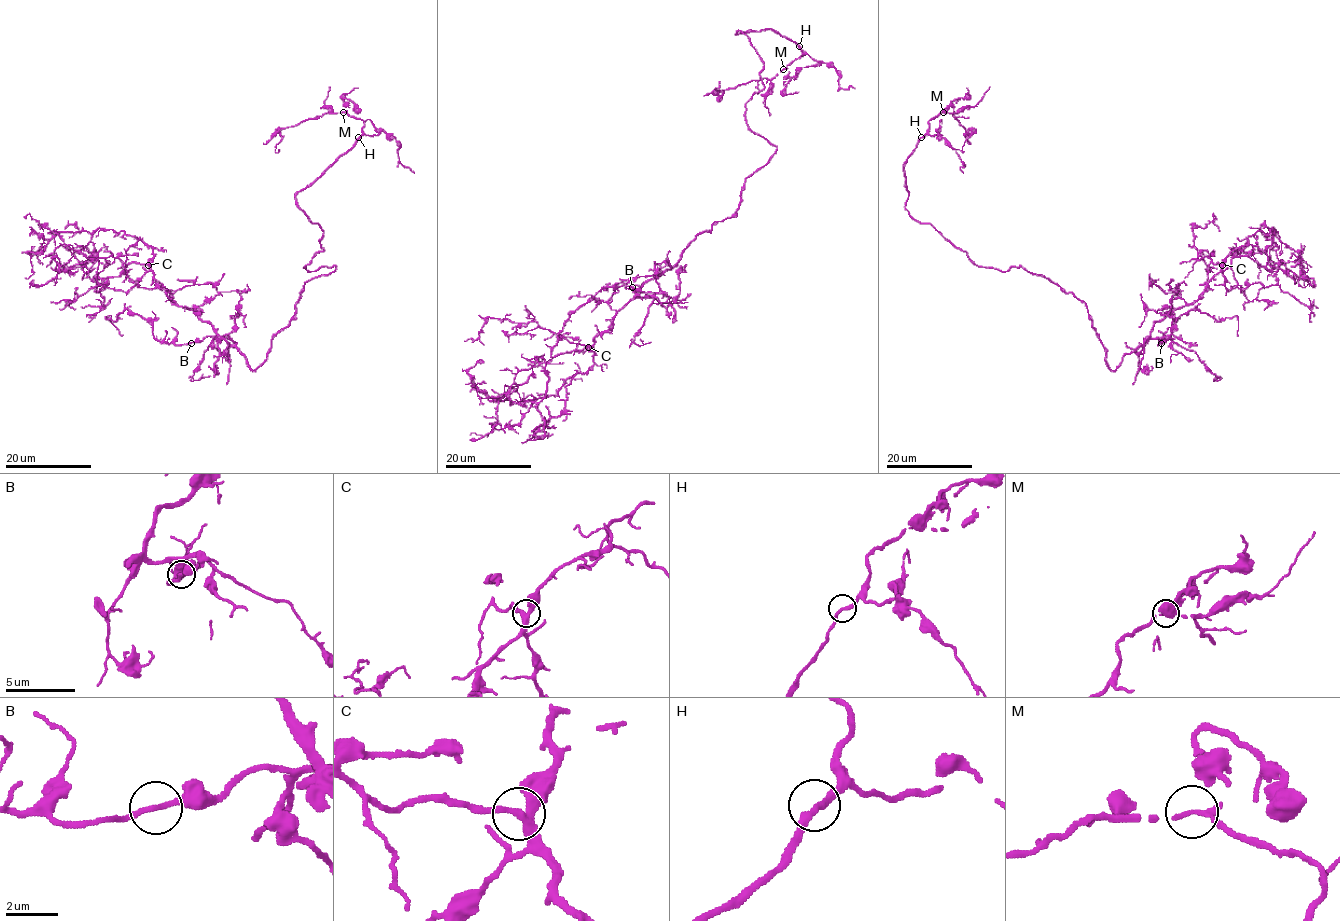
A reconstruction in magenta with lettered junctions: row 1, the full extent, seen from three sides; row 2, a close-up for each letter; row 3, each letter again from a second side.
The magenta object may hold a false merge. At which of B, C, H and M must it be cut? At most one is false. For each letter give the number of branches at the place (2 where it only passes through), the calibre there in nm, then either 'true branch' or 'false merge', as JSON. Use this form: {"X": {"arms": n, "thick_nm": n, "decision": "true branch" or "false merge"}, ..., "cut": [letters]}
{"B": {"arms": 2, "thick_nm": 190, "decision": "true branch"}, "C": {"arms": 3, "thick_nm": 320, "decision": "true branch"}, "H": {"arms": 2, "thick_nm": 240, "decision": "true branch"}, "M": {"arms": 1, "thick_nm": 280, "decision": "true branch"}, "cut": []}

